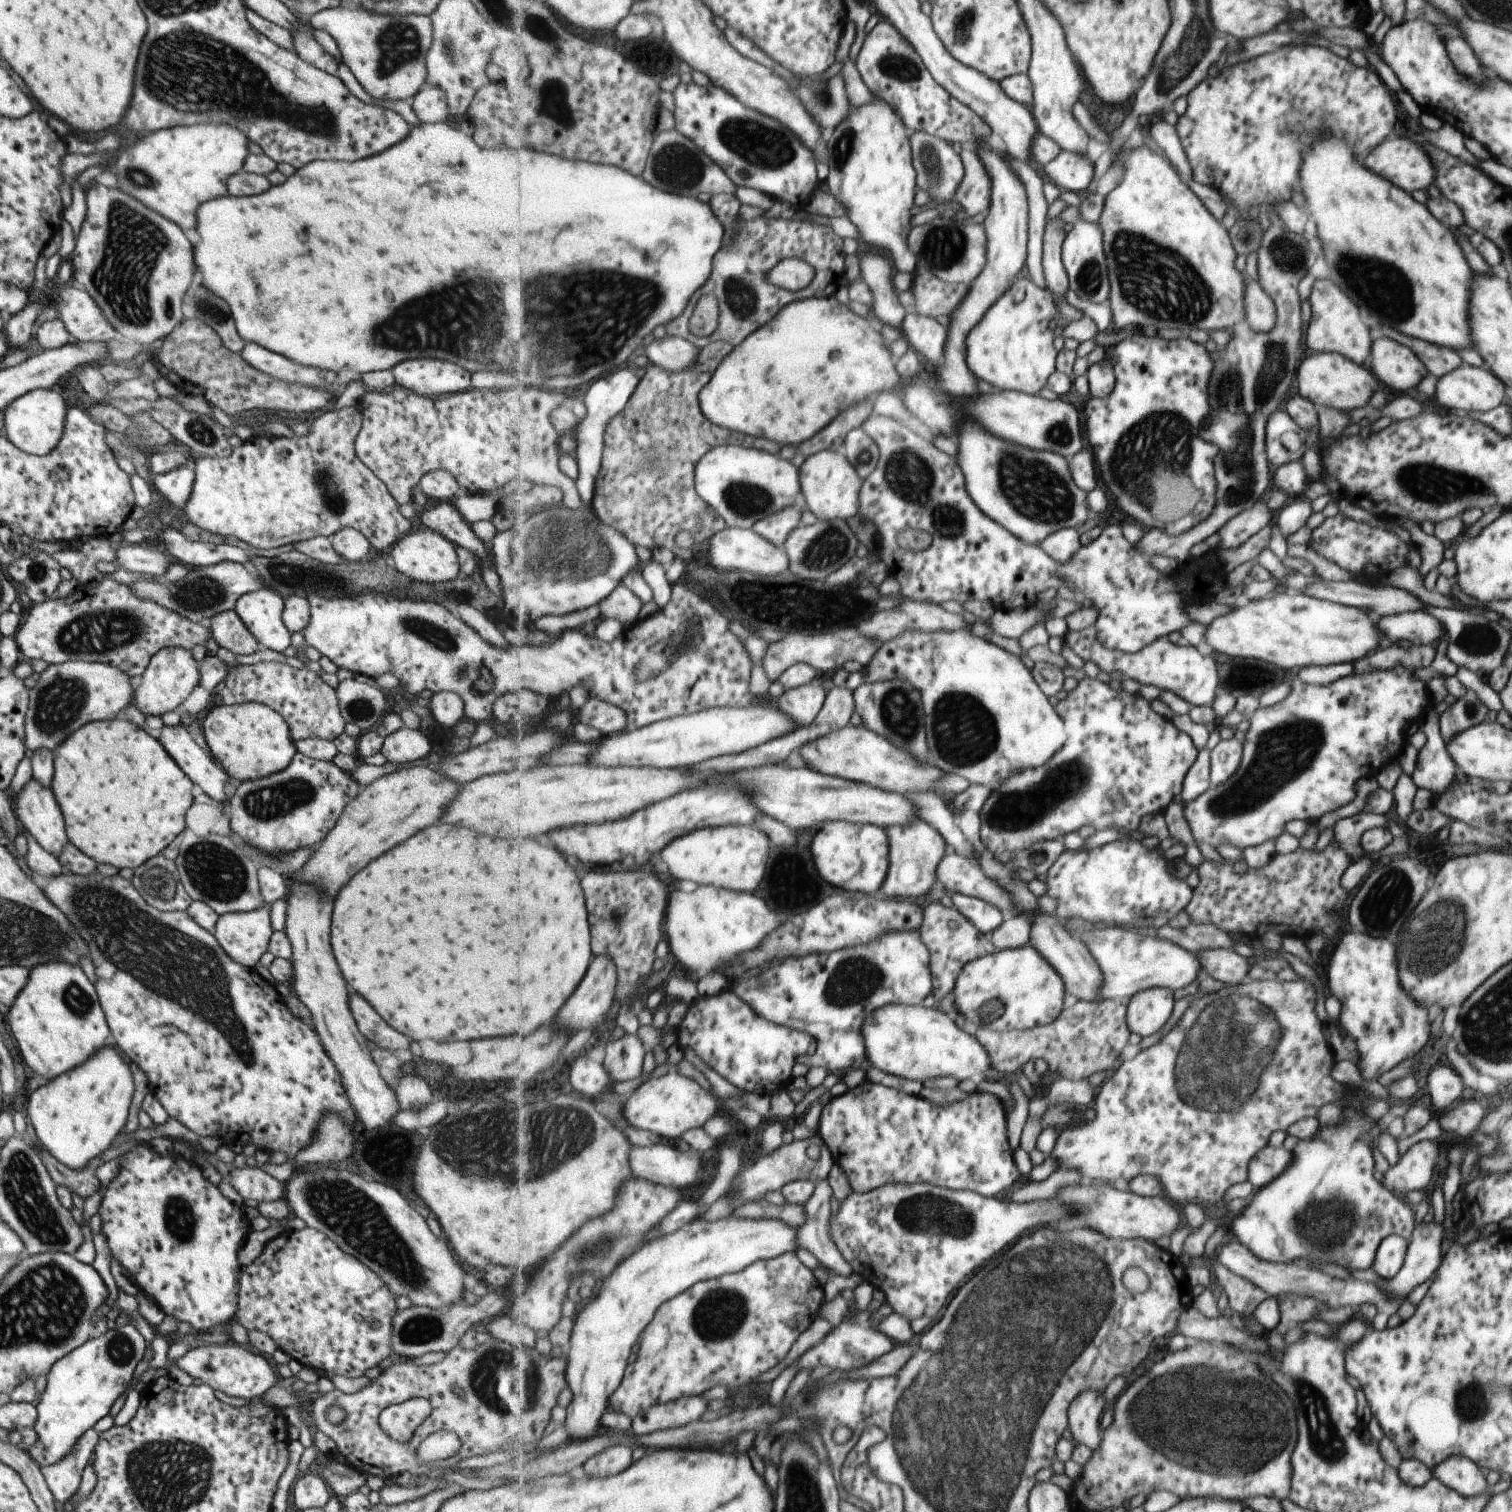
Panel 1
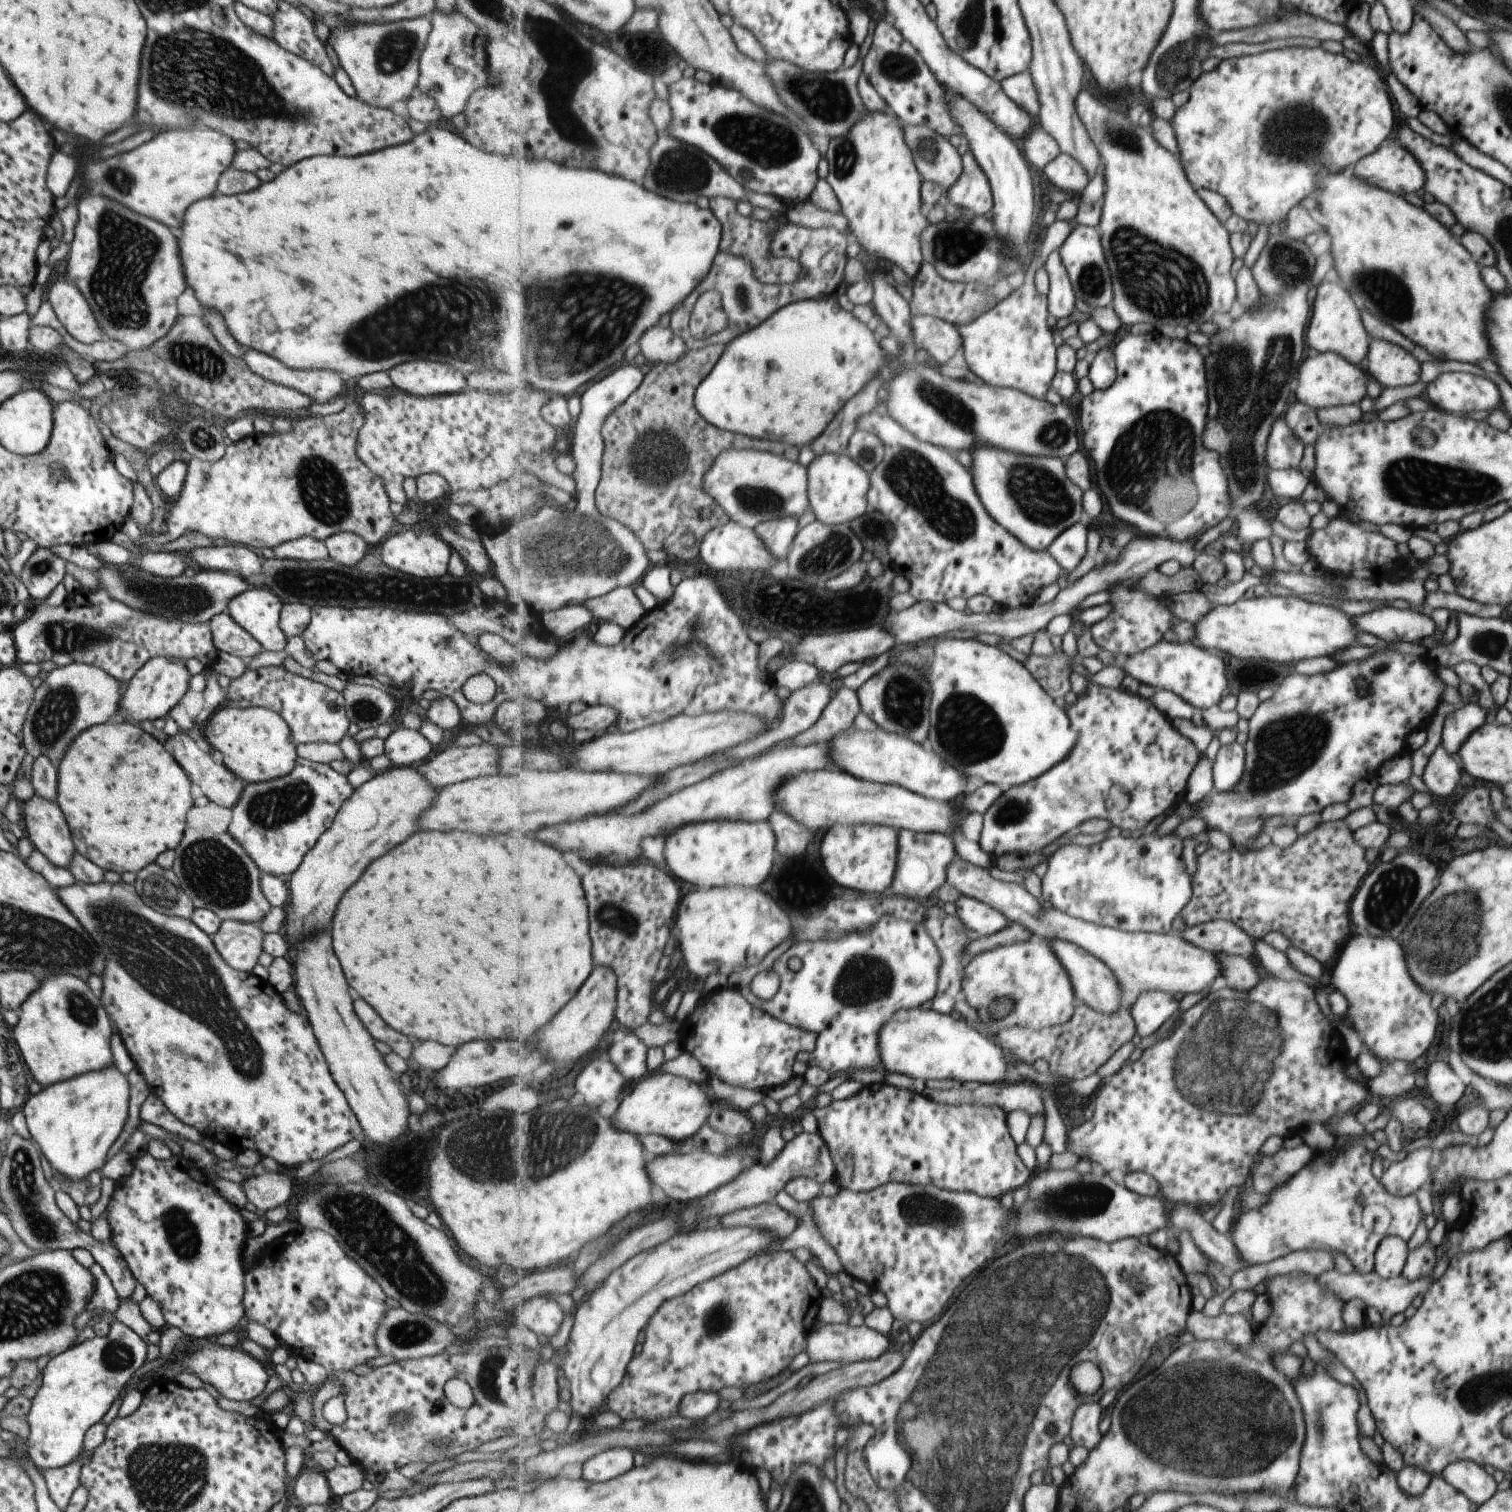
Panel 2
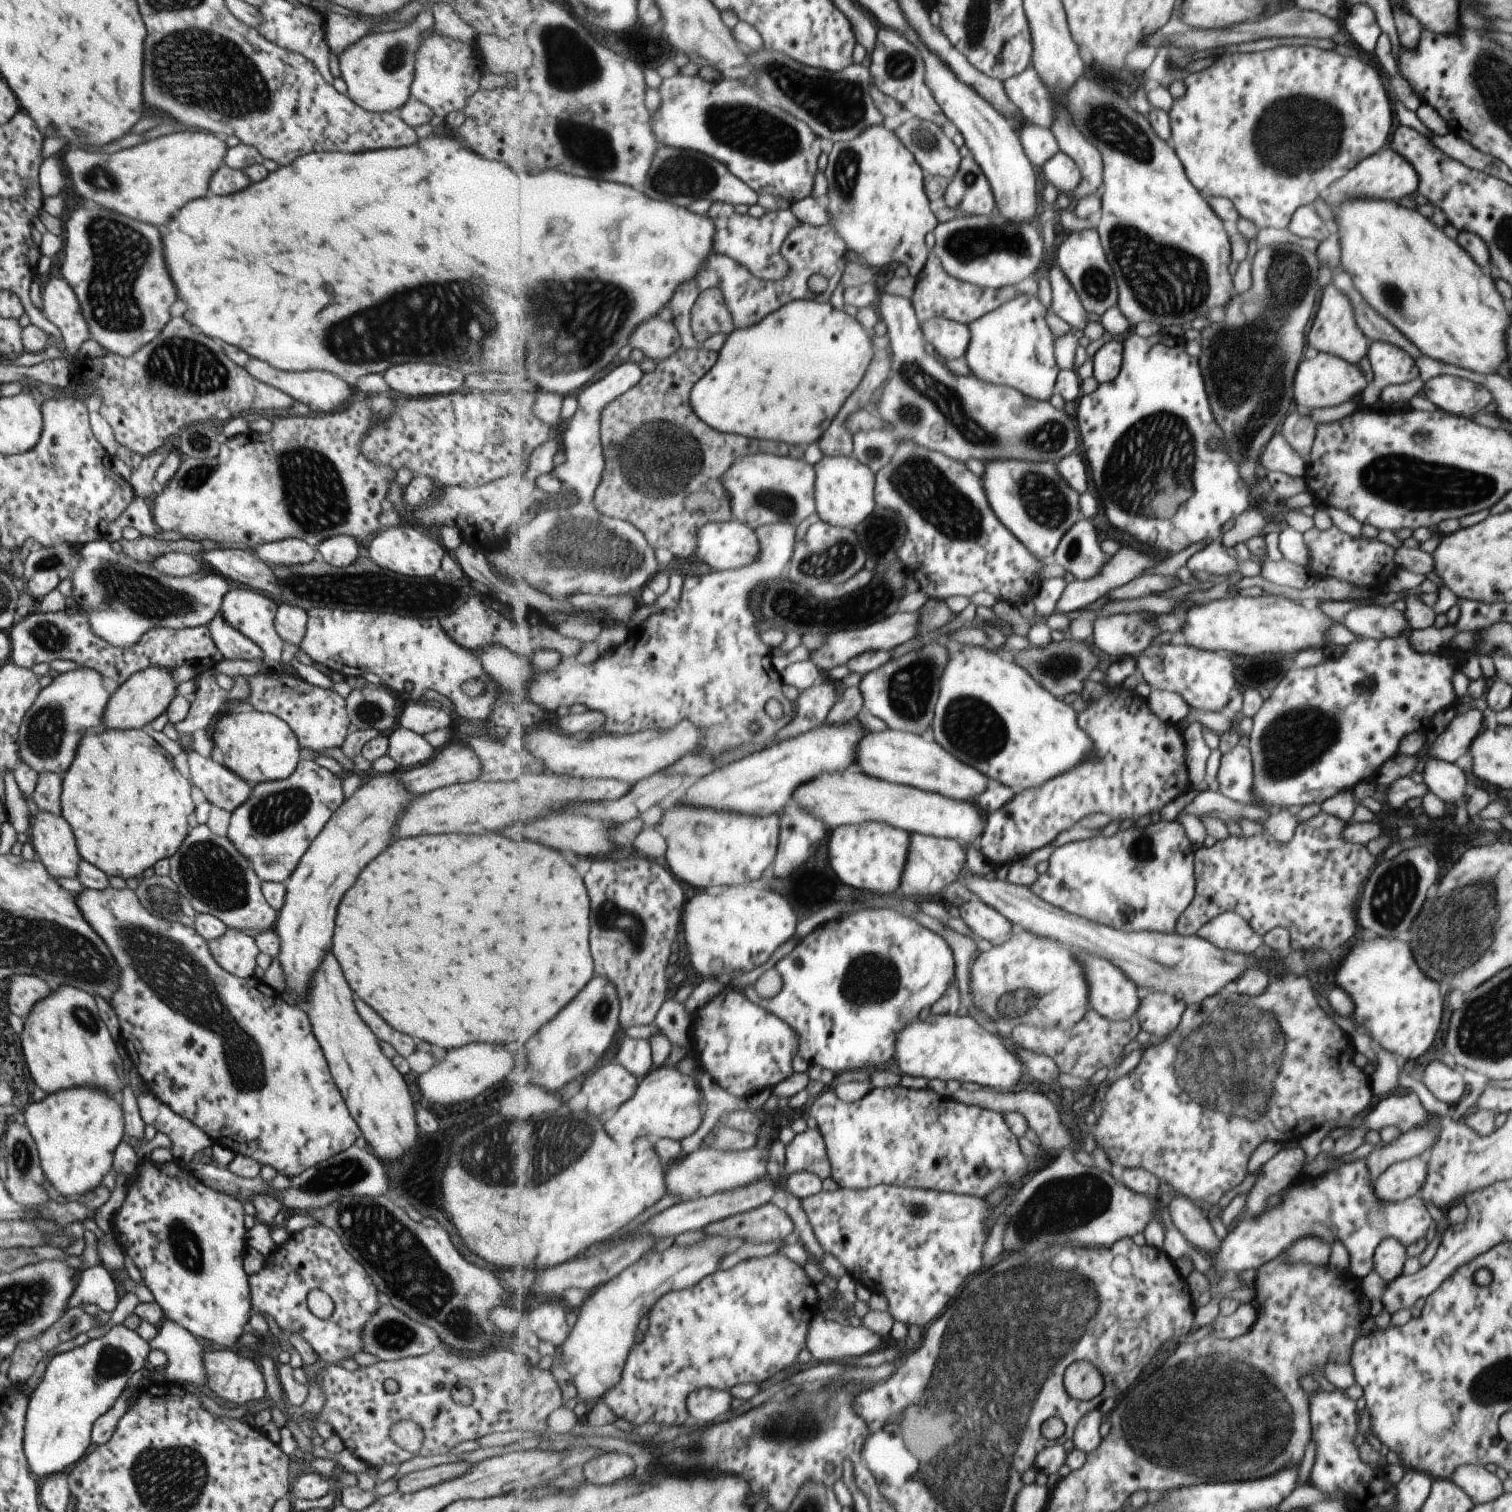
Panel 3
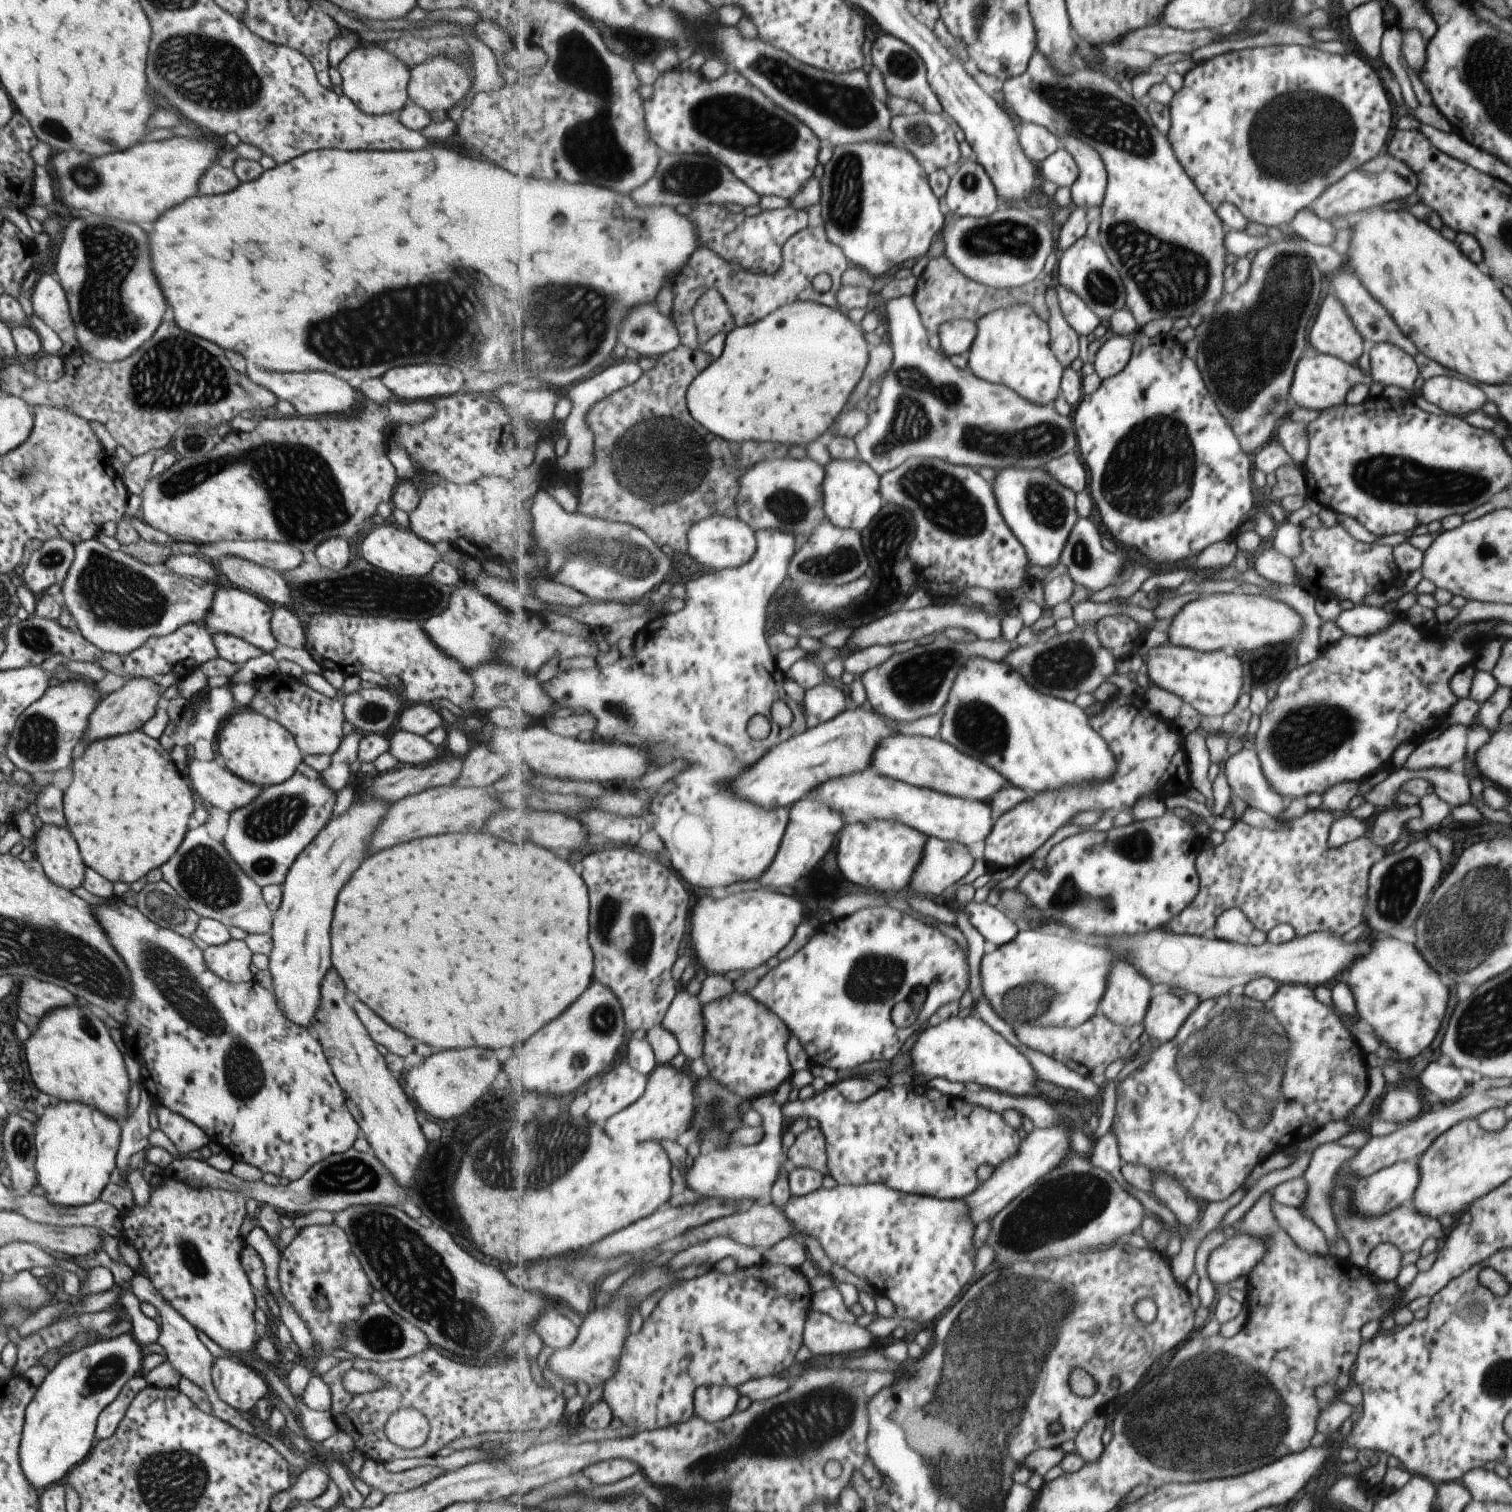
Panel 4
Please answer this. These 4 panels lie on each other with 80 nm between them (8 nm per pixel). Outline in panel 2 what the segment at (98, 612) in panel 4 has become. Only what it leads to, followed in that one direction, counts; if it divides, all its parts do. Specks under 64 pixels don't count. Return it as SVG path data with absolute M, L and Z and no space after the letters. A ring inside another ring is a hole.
M105 564L107 568L93 571L99 575L98 589L103 587L111 598L124 602L132 609L189 624L209 622L217 613L225 612L231 598L253 588L237 571L232 570L201 569L193 576L160 578L131 564L128 568L121 567L123 570L116 570L114 565Z

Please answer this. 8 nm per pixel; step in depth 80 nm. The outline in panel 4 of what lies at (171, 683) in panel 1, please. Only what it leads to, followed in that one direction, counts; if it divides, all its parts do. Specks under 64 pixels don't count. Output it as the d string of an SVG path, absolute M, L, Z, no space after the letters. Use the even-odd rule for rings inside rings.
M131 678L127 680L119 690L111 692L111 694L104 695L99 702L95 704L95 708L91 710L89 718L87 718L87 728L83 732L81 738L81 745L78 751L95 740L103 740L111 738L111 736L119 736L121 734L141 729L143 724L155 714L155 707L160 699L158 685L156 680L151 678Z

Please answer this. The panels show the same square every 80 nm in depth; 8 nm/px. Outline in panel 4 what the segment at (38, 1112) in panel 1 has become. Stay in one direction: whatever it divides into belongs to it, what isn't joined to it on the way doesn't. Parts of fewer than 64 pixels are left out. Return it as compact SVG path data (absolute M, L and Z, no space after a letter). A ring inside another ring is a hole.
M57 1102L43 1107L43 1112L37 1115L34 1125L35 1184L44 1190L43 1198L55 1206L83 1206L83 1204L99 1201L105 1186L109 1183L110 1173L115 1167L116 1151L119 1143L121 1123L113 1122L99 1110L88 1104L79 1102Z

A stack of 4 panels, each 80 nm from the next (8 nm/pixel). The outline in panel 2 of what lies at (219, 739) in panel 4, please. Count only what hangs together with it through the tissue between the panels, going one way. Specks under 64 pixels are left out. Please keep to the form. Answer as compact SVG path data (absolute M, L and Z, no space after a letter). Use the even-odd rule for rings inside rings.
M259 706L217 710L206 720L202 735L210 750L217 750L221 754L222 765L246 783L285 776L291 772L298 757L286 722L271 709Z

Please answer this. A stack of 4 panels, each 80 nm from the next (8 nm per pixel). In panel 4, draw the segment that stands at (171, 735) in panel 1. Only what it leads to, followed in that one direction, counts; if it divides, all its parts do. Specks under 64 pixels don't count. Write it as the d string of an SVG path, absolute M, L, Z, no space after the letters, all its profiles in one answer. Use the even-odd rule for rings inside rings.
M189 759L187 768L194 794L201 797L204 804L227 813L252 803L261 792L261 787L245 783L227 768L217 766L213 760L200 762Z

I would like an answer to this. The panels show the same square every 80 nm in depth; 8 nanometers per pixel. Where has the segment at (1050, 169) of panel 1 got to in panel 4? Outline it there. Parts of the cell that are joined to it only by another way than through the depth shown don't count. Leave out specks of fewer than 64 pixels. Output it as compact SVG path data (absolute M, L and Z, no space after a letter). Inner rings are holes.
M1061 145L1055 154L1051 154L1041 164L1041 173L1045 180L1054 183L1057 187L1071 190L1075 182L1078 182L1080 171L1074 155Z

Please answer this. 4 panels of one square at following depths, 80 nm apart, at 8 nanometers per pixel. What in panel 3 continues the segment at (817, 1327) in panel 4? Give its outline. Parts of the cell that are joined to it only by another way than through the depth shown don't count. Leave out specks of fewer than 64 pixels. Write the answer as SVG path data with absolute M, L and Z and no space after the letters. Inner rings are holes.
M817 1312L807 1334L807 1349L815 1359L827 1364L832 1360L875 1353L883 1344L881 1337L863 1324L843 1326Z

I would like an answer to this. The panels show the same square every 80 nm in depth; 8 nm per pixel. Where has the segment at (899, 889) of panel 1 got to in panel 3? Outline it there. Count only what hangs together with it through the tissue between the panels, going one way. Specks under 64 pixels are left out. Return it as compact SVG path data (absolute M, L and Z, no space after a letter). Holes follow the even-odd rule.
M911 833L911 852L909 852L909 862L905 866L903 882L901 882L901 891L905 896L921 900L925 897L941 894L945 888L948 888L957 882L963 874L963 868L967 866L965 856L966 848L960 840L949 838L933 837L932 835L923 835L920 833Z

